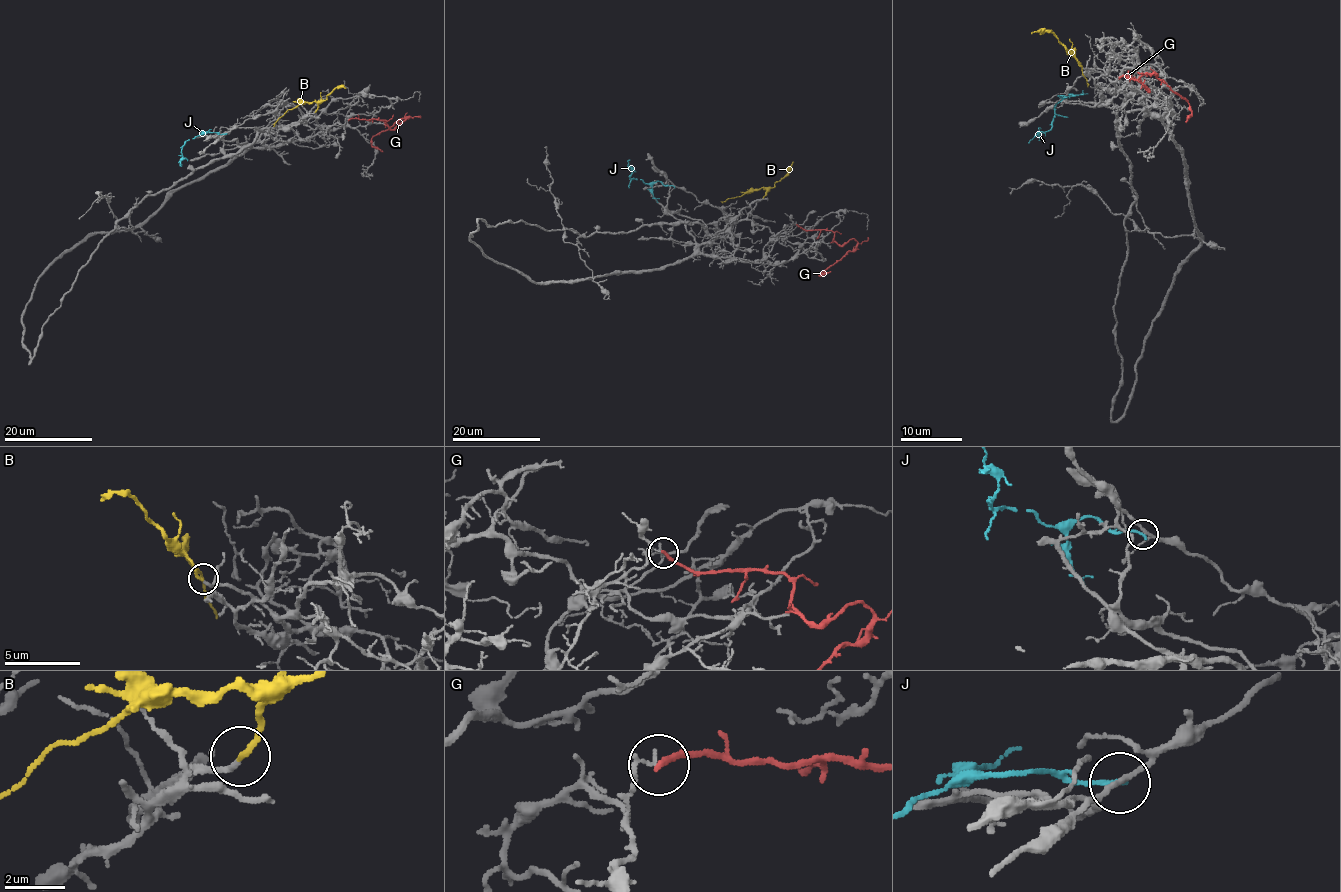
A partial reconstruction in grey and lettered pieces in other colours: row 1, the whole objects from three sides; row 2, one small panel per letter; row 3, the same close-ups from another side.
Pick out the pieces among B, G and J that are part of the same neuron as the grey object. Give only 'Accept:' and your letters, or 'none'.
Accept: B

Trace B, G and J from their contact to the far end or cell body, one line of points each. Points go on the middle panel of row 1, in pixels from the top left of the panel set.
B: (763, 198), (764, 189), (749, 189), (722, 202)
G: (796, 224), (805, 230), (830, 230), (839, 245), (853, 238), (857, 242), (853, 249), (819, 276), (830, 271)
J: (673, 186), (664, 186), (659, 181), (646, 183), (629, 177), (629, 159)

